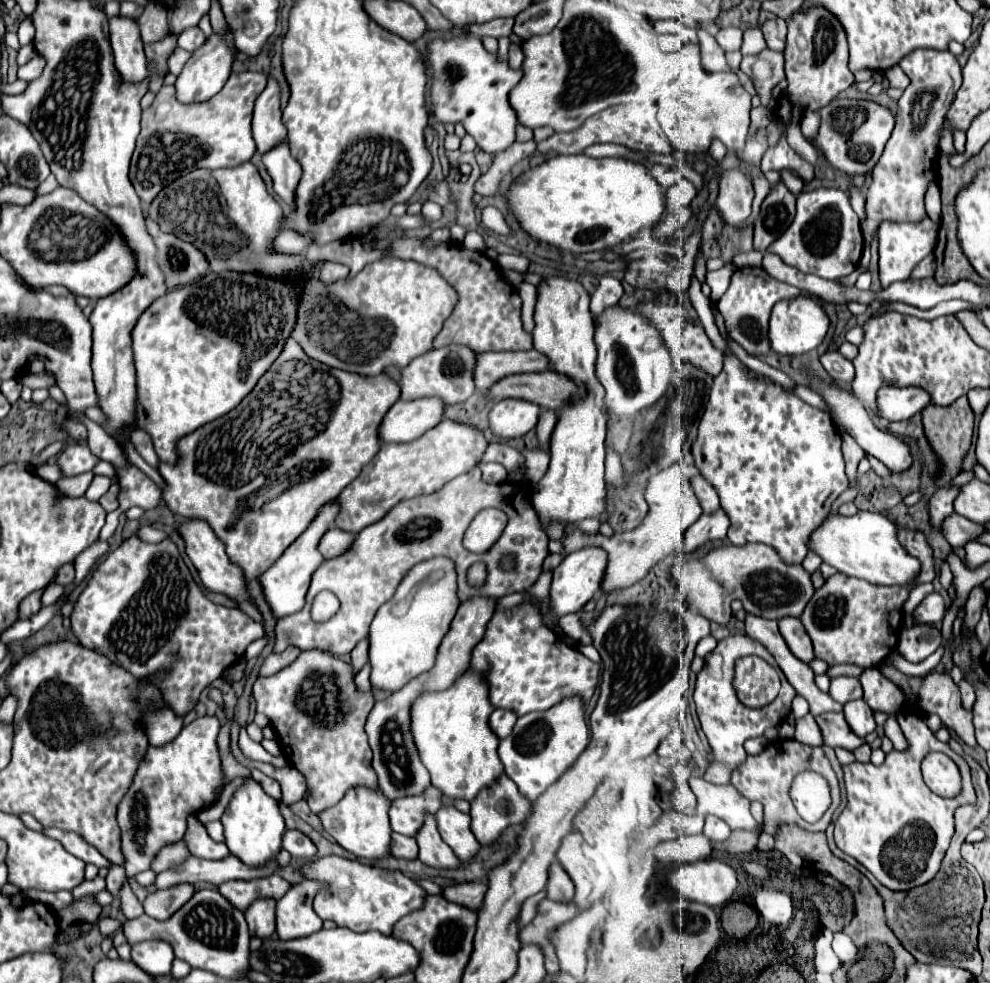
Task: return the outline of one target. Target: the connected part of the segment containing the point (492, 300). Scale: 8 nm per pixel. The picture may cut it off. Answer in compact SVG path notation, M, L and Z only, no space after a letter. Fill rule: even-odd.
M418 238L394 240L390 246L394 256L398 258L412 258L420 264L436 268L448 284L454 286L458 292L458 306L454 308L452 316L444 322L442 332L436 336L434 346L446 346L450 342L460 342L472 346L474 350L488 352L488 350L532 350L532 336L522 328L522 298L518 290L500 278L500 268L496 262L486 258L484 252L466 252L462 246L438 246L428 250L422 246Z

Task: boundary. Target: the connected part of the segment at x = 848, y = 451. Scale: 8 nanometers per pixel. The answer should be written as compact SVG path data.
M842 434L842 454L846 460L846 476L850 480L850 488L854 488L858 480L856 468L858 468L858 462L864 458L864 450L854 442L852 436Z

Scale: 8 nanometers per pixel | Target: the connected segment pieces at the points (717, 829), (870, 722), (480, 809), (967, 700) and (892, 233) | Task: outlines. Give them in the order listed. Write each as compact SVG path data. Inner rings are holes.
M706 816L704 834L710 840L726 840L730 836L730 826L724 820L720 820L718 816Z
M852 700L852 702L844 704L844 716L846 716L846 722L852 728L852 732L860 738L864 738L866 734L870 734L876 728L872 710L866 706L864 700Z
M504 776L504 778L500 778L500 782L496 782L496 786L490 786L488 790L480 792L476 796L476 802L470 802L470 806L472 806L470 816L472 816L474 836L478 838L478 842L482 846L492 846L494 842L498 842L498 838L504 834L504 830L510 824L522 824L532 814L534 802L530 798L526 798L524 794L520 794L518 786L508 776Z
M964 679L958 684L958 687L960 694L962 694L962 706L966 710L970 710L974 704L974 688Z
M924 220L918 224L910 222L882 222L878 230L878 242L880 242L880 283L882 288L888 288L896 280L908 280L916 264L928 256L936 246L936 222Z

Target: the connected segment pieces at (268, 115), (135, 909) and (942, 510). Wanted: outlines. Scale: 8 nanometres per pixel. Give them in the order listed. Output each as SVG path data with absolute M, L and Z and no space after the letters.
M270 74L264 92L258 96L254 106L252 132L258 146L258 152L264 154L286 140L286 126L282 124L282 106L280 106L280 84Z
M126 880L124 886L120 888L120 906L122 906L122 912L124 912L126 918L136 918L136 916L142 916L142 914L144 914L142 904L140 904L138 898L134 896L134 892L132 892L128 880Z
M944 486L932 494L928 500L928 516L930 516L930 526L936 530L942 530L942 524L948 516L954 514L954 498L960 492L960 486Z

